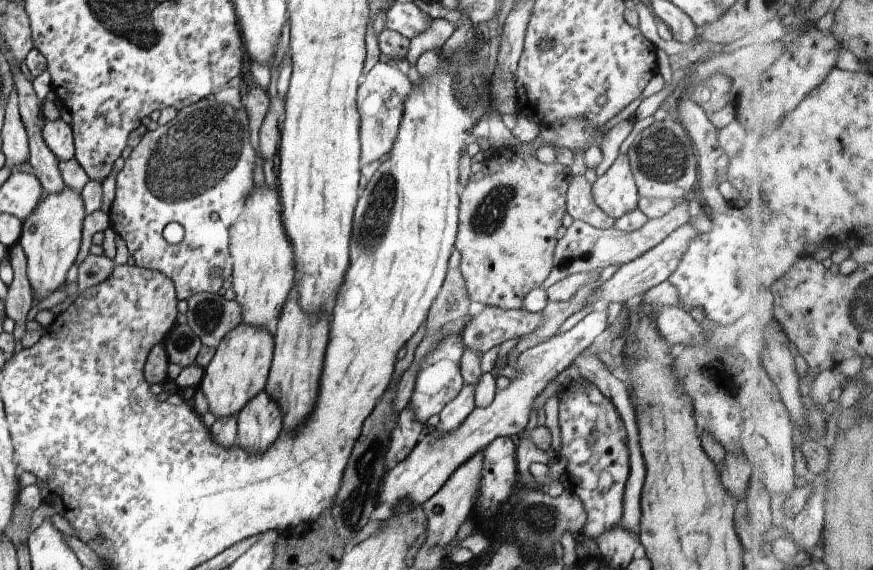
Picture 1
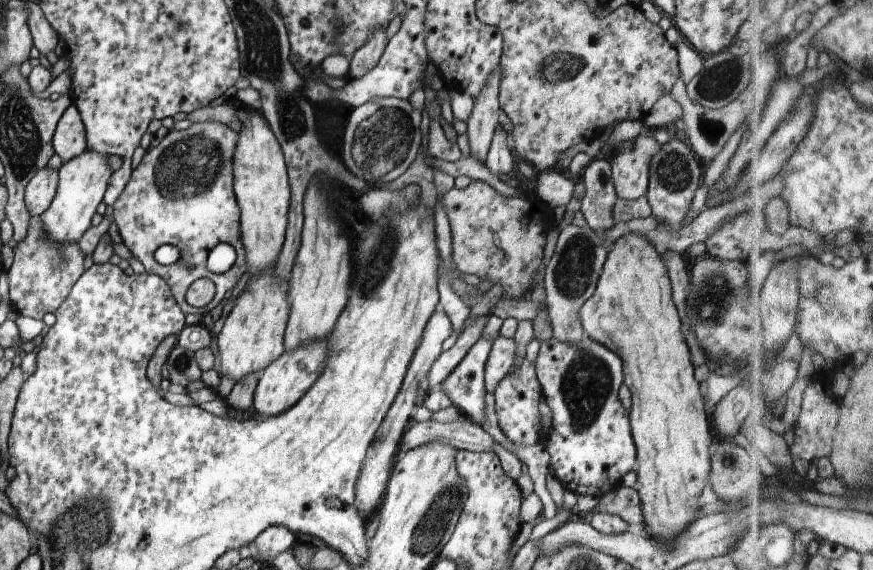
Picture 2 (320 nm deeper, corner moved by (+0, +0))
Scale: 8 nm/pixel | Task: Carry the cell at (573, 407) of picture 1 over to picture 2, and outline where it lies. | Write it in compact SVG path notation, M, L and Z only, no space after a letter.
M584 334L578 343L567 343L556 338L541 342L535 361L537 380L543 391L543 400L552 412L551 429L545 449L550 455L552 474L566 491L577 496L602 495L620 486L621 478L637 466L637 450L633 441L630 411L618 399L618 389L623 382L623 362L602 343Z

